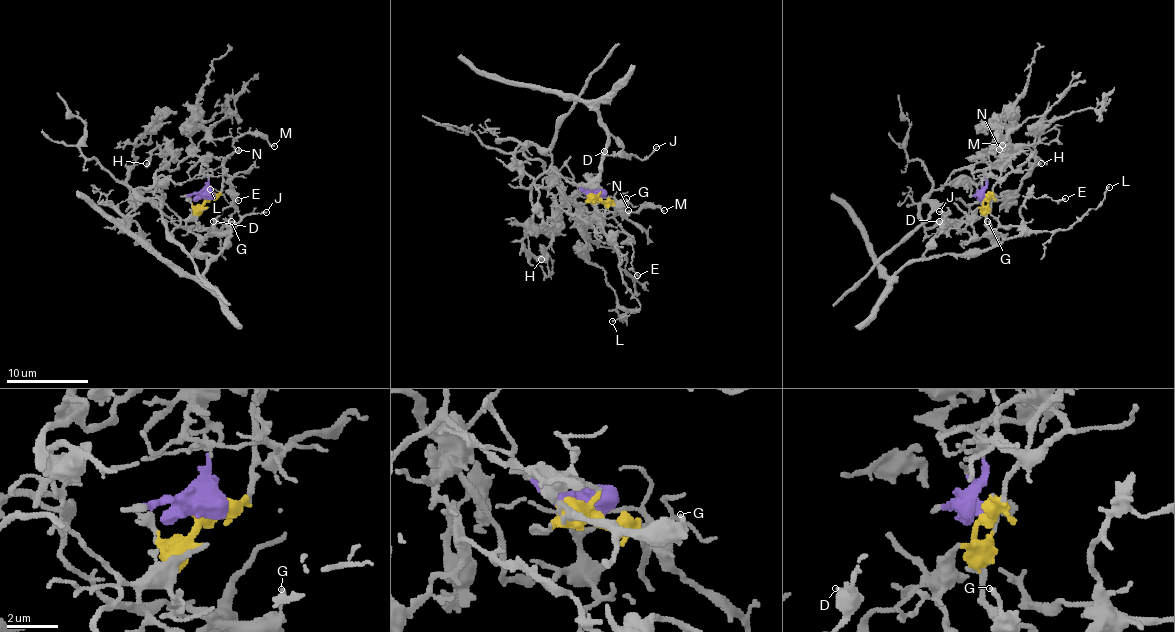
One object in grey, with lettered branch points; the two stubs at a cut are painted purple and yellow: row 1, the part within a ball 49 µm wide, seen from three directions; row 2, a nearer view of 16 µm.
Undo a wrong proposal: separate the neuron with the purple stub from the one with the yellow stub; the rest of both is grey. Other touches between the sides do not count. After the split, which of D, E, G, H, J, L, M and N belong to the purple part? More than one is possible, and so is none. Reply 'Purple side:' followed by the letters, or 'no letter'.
Purple side: H, M, N

